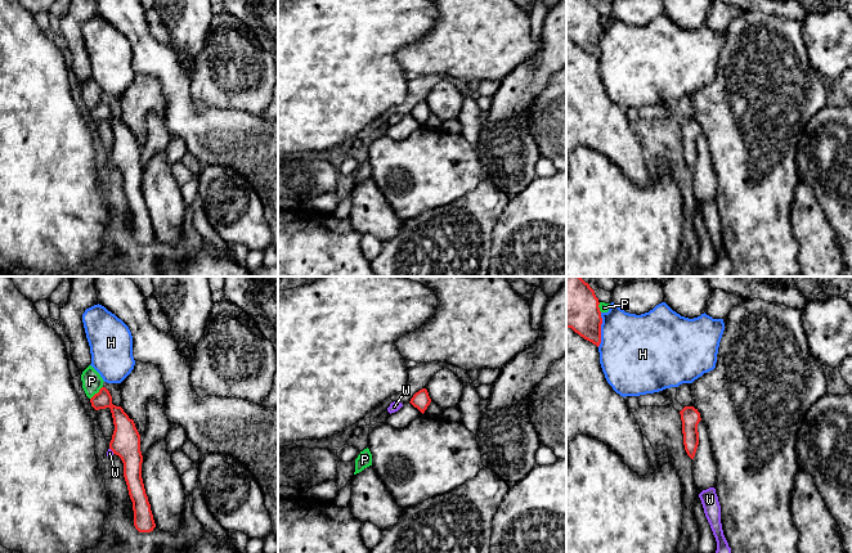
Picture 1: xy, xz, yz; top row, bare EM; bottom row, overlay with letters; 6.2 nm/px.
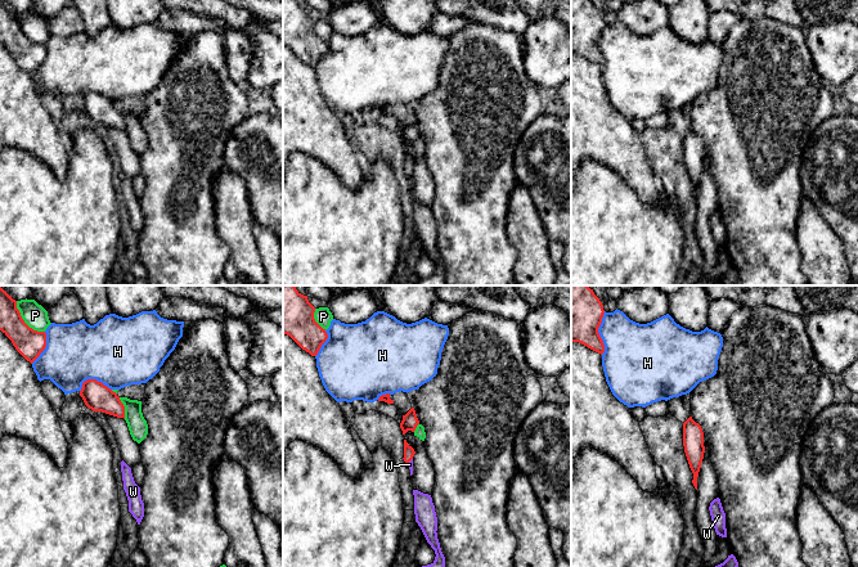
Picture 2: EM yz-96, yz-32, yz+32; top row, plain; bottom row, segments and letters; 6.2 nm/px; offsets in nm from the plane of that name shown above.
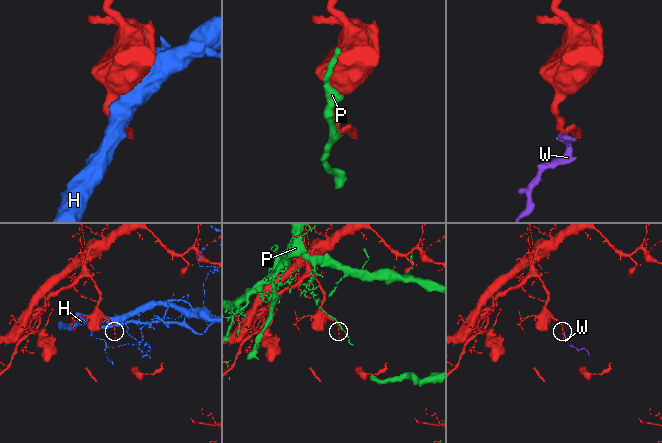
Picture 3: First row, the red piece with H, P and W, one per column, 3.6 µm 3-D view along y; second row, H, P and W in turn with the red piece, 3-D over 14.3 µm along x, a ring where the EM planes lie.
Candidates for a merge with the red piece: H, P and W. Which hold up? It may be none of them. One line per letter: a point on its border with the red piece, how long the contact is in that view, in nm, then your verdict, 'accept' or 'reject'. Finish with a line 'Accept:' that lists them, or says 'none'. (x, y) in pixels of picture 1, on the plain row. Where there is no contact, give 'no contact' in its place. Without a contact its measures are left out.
H: yz (600, 41) | 220 nm | reject
P: xy (98, 104) | 120 nm | reject
W: xy (111, 161) | 50 nm | accept
Accept: W

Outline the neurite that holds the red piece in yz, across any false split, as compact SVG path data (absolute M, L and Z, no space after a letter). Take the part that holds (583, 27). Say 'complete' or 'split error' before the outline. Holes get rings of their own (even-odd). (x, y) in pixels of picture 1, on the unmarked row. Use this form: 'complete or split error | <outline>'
complete | M566 0L566 40L597 59L601 55L600 14L592 0Z

